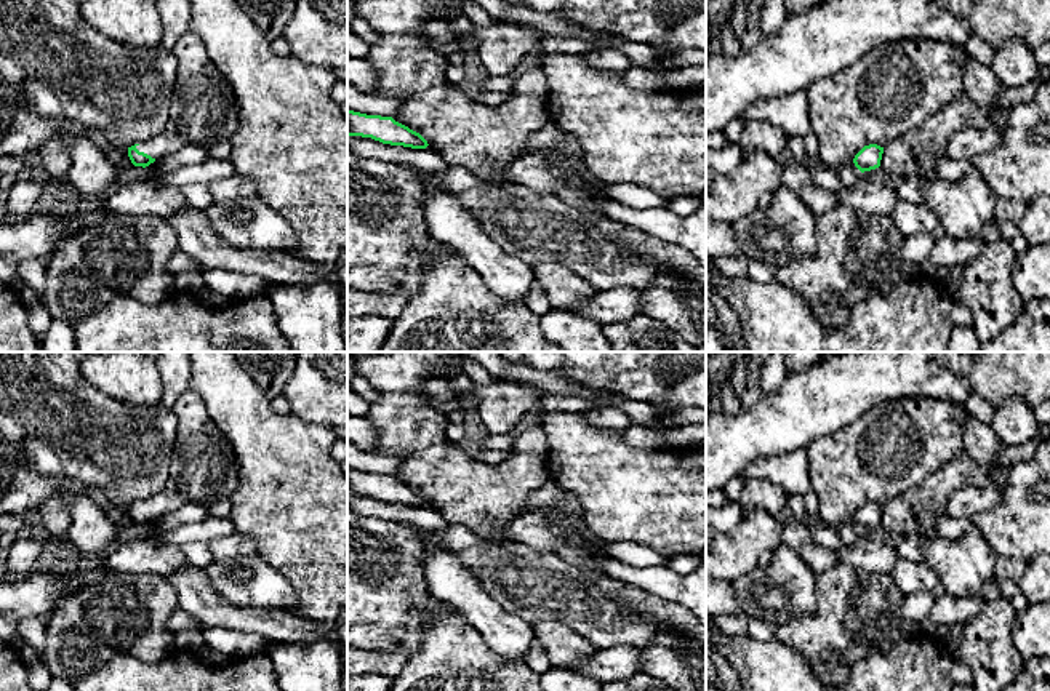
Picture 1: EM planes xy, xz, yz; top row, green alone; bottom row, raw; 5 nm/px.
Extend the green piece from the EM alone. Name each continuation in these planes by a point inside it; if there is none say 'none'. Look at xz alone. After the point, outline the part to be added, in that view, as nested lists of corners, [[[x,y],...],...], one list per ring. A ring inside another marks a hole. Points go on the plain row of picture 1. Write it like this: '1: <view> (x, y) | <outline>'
none

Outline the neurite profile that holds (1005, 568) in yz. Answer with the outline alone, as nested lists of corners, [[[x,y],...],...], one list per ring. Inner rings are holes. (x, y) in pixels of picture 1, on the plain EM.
[[[999,557],[994,573],[999,579],[1010,579],[1013,582],[1018,582],[1023,577],[1026,568],[1028,561],[1024,560]]]

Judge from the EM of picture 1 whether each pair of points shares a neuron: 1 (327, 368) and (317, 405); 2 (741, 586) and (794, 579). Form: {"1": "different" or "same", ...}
{"1": "same", "2": "same"}

